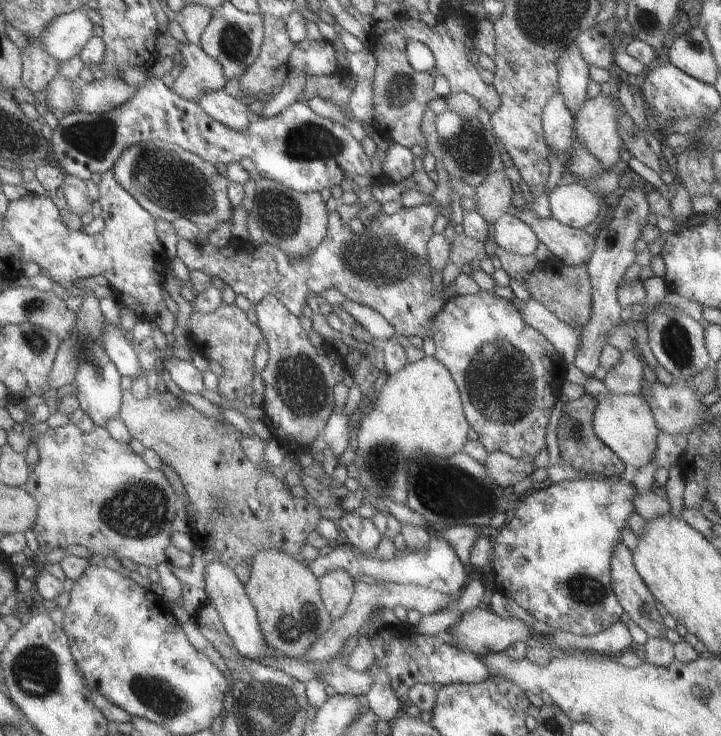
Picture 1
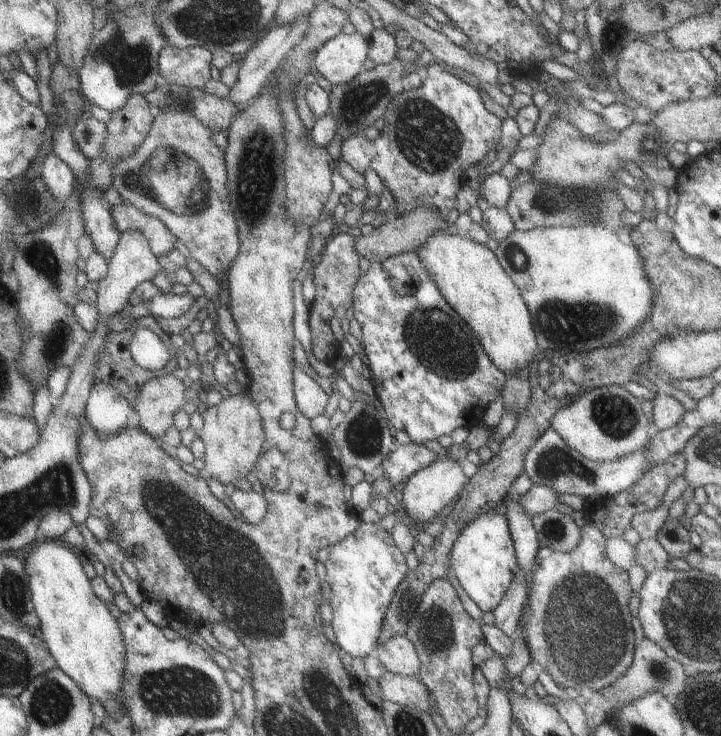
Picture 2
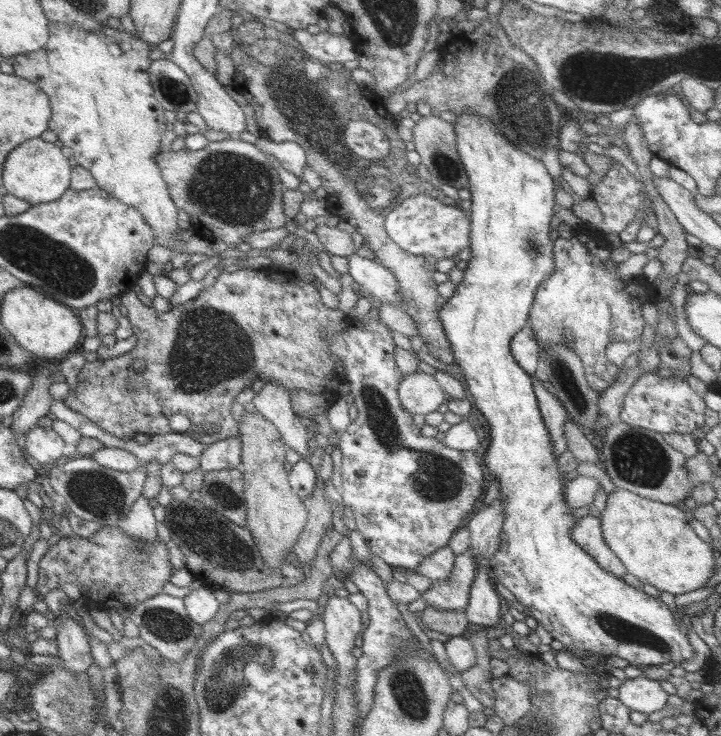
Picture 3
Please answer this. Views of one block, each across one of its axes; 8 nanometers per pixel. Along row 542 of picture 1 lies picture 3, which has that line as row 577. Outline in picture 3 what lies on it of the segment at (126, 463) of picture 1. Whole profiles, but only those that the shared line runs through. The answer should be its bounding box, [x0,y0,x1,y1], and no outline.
[32,526,173,638]

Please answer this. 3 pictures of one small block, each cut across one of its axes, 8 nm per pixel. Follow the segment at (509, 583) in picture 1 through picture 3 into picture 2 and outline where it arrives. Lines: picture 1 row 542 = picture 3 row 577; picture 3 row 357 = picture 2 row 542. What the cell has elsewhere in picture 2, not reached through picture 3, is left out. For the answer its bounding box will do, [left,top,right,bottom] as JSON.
[448,510,517,612]

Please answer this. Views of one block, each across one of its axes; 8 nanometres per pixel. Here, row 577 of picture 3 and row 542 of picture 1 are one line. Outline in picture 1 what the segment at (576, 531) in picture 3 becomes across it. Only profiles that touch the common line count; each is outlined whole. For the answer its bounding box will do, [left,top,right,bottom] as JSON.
[608,540,666,638]

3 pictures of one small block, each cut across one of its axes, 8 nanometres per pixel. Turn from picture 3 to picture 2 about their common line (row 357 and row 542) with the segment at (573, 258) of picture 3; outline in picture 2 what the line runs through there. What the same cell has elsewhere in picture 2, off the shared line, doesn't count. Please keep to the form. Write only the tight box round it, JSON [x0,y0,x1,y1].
[517,452,684,702]

